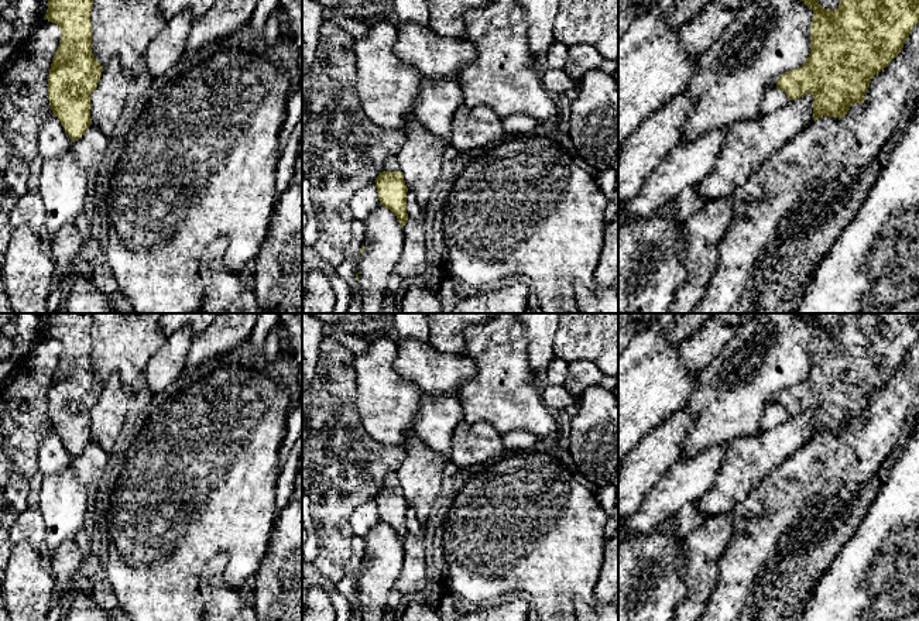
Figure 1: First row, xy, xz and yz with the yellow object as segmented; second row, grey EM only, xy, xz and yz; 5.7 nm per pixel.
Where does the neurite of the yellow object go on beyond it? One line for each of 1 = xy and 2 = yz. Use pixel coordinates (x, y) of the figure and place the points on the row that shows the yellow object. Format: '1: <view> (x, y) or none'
1: none
2: none

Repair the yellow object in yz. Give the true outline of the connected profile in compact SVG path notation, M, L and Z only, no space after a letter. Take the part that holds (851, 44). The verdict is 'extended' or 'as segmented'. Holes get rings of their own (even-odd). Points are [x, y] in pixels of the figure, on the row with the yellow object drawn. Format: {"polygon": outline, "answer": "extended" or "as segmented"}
{"polygon": "M817 0L800 1L813 10L810 54L800 68L781 75L776 89L785 92L789 100L812 93L813 120L823 116L840 120L853 103L864 103L871 79L901 52L912 28L919 23L919 0L840 0L837 10L827 10Z", "answer": "as segmented"}

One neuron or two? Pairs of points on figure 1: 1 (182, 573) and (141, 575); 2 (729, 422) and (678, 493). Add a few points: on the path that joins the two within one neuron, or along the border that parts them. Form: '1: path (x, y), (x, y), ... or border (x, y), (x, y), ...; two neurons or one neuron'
1: path (172, 573), (151, 573); one neuron
2: border (727, 442), (709, 446), (691, 457), (681, 459); two neurons

